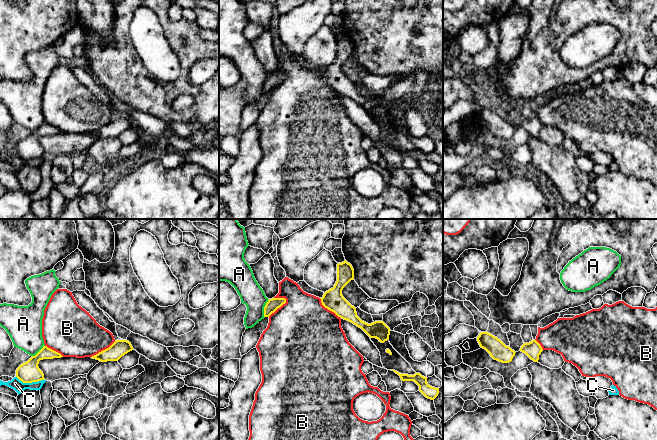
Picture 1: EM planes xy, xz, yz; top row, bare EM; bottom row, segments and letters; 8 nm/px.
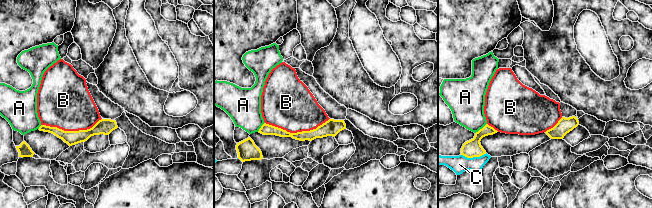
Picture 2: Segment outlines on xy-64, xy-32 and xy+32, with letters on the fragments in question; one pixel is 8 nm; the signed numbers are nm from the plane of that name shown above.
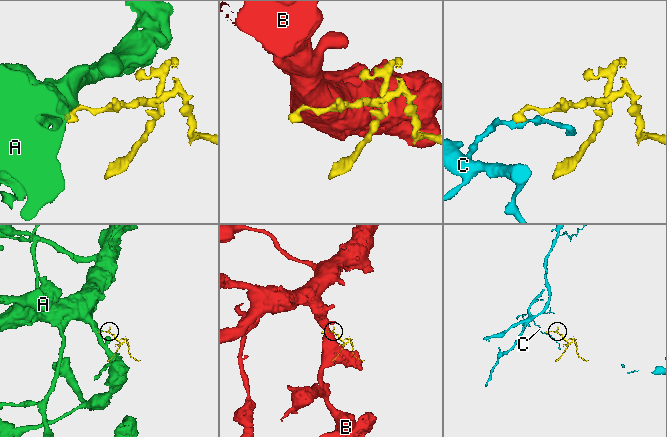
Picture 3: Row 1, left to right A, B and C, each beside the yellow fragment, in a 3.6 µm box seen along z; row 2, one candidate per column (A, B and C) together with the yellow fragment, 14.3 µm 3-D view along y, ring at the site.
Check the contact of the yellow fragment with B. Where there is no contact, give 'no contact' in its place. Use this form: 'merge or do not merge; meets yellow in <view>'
merge; meets yellow in xz

